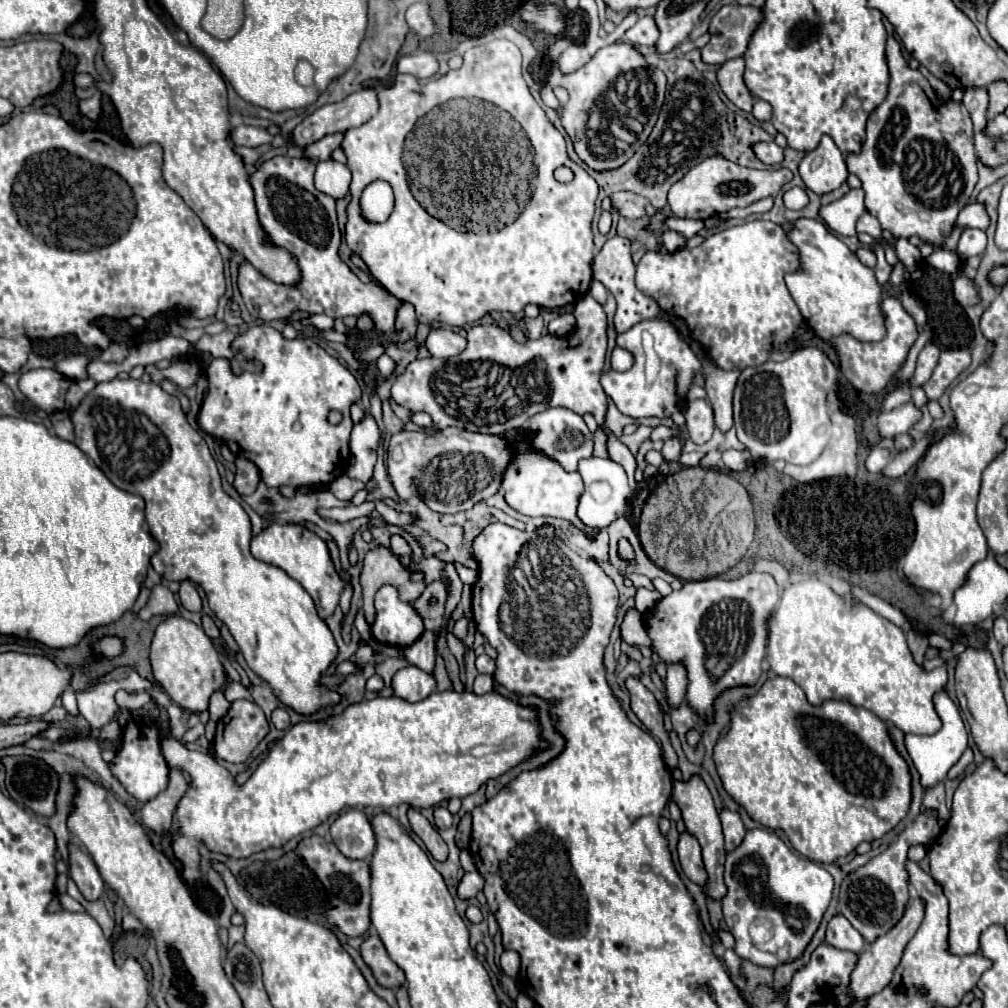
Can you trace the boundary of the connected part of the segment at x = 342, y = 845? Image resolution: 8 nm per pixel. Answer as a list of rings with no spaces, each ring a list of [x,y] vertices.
[[[352,808],[342,812],[330,826],[330,836],[336,848],[352,860],[366,860],[374,852],[374,832],[368,822],[368,816]]]

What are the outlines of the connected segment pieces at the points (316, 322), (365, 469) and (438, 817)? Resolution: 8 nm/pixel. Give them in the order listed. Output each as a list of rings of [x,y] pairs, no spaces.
[[[324,314],[310,315],[300,322],[302,325],[313,325],[319,330],[334,330],[334,319]]]
[[[366,414],[366,418],[352,428],[350,452],[354,456],[354,464],[348,468],[348,476],[362,480],[364,484],[372,478],[378,442],[380,442],[380,430],[376,426],[376,420],[370,414]]]
[[[436,808],[434,822],[438,828],[450,828],[452,826],[452,814],[448,812],[448,808]]]

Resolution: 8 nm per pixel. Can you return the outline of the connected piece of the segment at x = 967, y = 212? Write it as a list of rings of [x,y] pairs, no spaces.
[[[974,202],[974,204],[964,206],[962,214],[958,216],[958,226],[960,228],[980,228],[980,230],[986,230],[990,226],[986,204]]]

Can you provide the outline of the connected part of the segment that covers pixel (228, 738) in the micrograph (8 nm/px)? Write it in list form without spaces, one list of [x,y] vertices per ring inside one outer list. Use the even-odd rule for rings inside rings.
[[[236,700],[216,726],[214,752],[226,762],[242,764],[268,732],[270,722],[262,708],[250,700]]]

